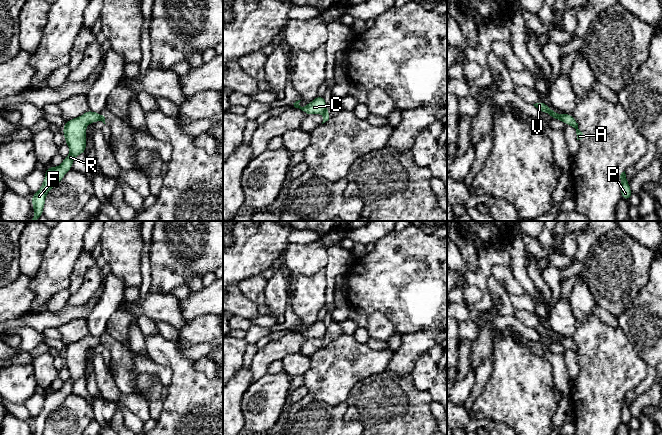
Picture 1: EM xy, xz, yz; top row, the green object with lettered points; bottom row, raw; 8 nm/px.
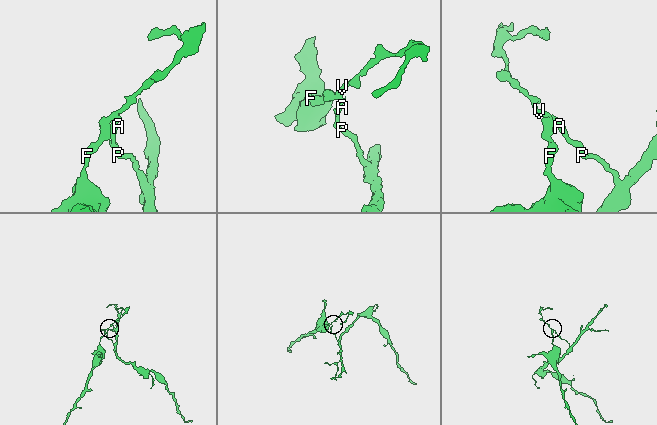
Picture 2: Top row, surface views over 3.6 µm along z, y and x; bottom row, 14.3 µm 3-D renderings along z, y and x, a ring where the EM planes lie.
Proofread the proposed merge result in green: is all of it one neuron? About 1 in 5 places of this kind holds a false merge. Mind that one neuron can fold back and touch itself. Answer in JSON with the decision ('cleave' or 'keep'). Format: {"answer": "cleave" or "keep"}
{"answer": "cleave"}

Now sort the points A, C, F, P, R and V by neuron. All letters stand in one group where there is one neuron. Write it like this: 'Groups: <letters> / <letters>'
Groups: A P / C F R V

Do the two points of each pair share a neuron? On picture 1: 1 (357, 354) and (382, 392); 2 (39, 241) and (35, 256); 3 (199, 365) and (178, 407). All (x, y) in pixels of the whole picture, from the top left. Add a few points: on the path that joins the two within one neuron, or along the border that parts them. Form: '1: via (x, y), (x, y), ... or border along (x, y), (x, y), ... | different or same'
1: border along (385, 370), (365, 377), (351, 388) | different
2: via (35, 245), (35, 252) | same
3: border along (192, 363), (196, 370), (212, 379) | different

